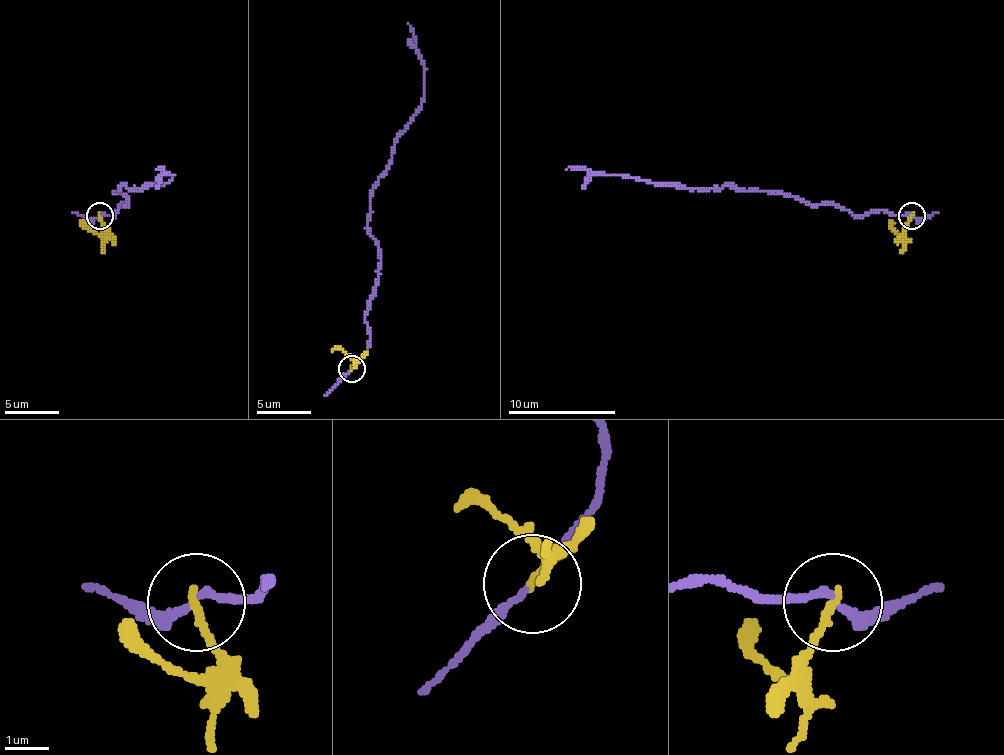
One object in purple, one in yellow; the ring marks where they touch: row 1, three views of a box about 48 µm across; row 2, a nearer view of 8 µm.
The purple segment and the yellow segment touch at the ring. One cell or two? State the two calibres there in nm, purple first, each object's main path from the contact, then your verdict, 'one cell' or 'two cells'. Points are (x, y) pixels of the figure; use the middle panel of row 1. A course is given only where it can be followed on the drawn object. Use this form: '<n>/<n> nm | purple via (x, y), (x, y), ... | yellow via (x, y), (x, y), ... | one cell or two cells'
140/190 nm | purple via (351, 368), (370, 341), (364, 314), (381, 263), (367, 225), (370, 193), (424, 96), (424, 61), (408, 23) | yellow via (351, 368), (356, 362), (340, 349), (332, 349) | two cells

